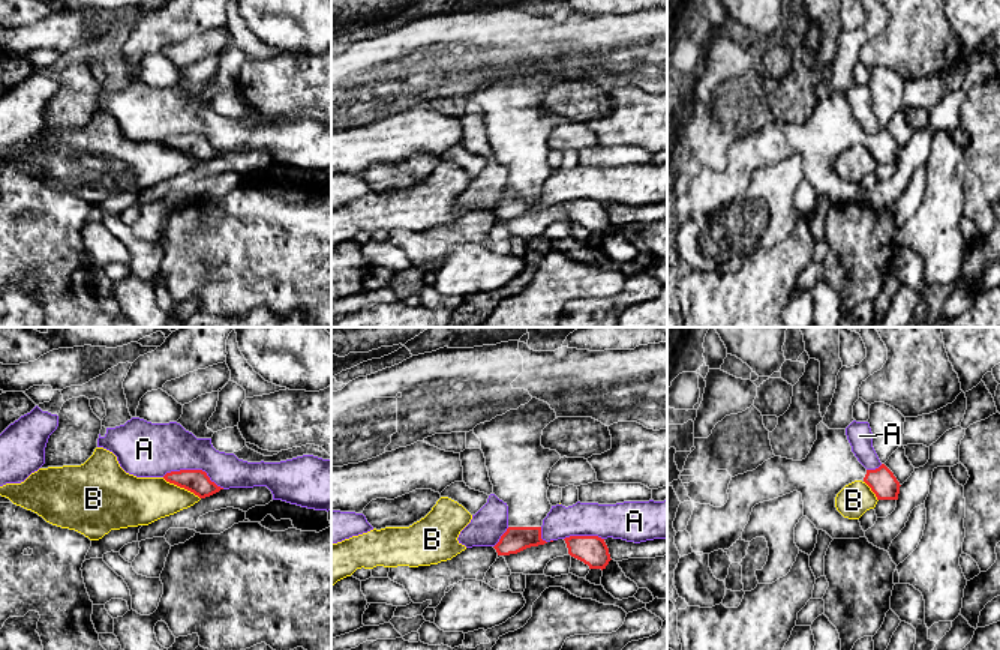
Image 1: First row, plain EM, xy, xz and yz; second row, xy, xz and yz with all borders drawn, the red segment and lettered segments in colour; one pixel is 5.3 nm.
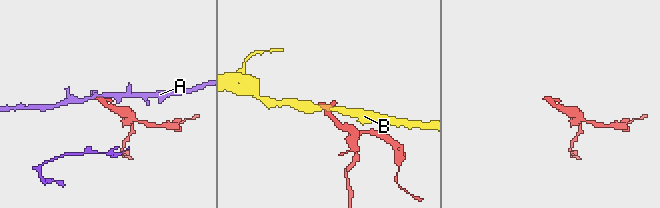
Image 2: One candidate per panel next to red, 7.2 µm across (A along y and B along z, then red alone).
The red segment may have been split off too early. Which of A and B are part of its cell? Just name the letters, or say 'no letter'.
no letter

